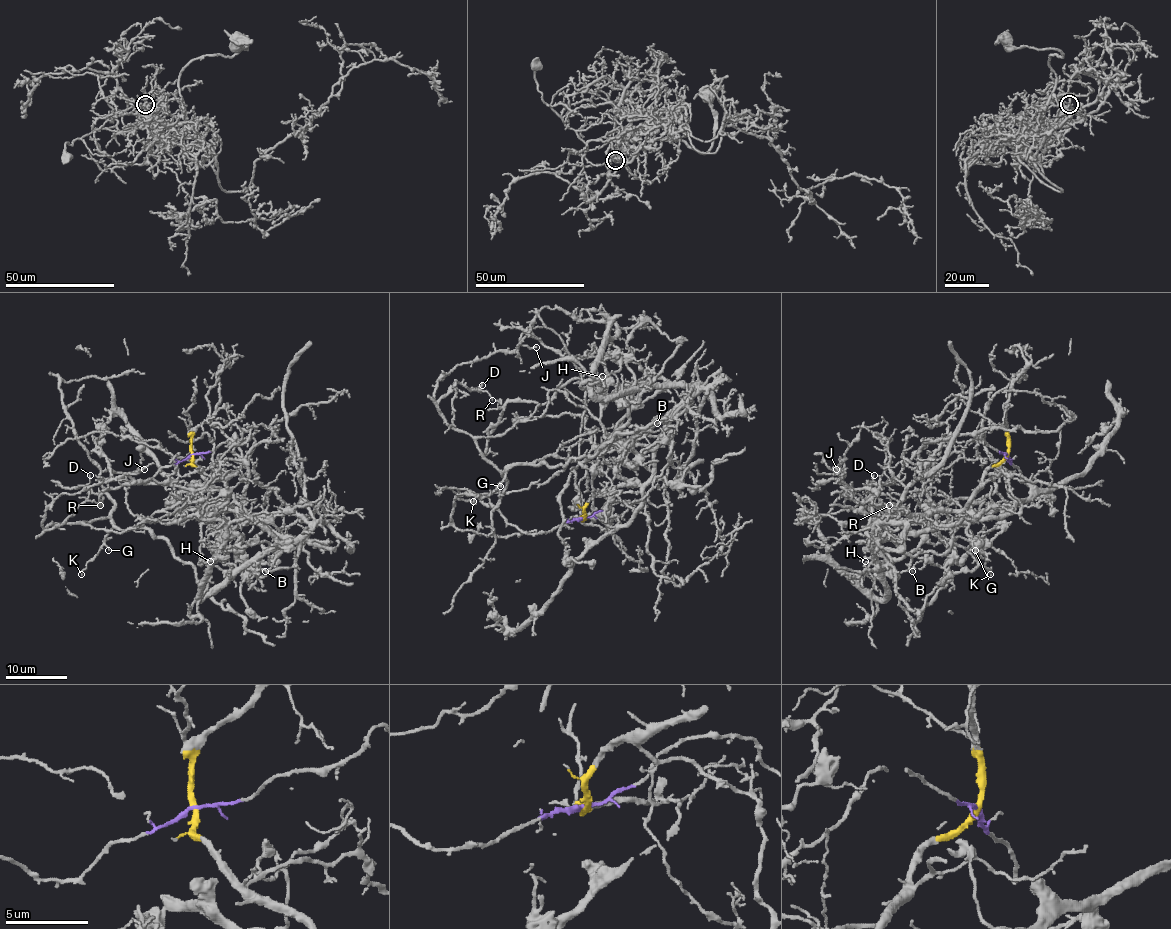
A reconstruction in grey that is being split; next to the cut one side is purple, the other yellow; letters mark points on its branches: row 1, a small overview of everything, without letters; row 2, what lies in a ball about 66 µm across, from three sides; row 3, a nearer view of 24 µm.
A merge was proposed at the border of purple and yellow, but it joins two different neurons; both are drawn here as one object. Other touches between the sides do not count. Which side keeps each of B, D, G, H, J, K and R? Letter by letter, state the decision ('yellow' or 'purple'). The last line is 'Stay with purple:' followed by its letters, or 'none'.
B: yellow
D: purple
G: purple
H: yellow
J: purple
K: purple
R: purple
Stay with purple: D, G, J, K, R

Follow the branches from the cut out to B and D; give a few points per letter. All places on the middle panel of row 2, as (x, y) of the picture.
B: (583, 518), (594, 495), (626, 482), (616, 462), (645, 437), (652, 446), (678, 407), (657, 423)
D: (583, 518), (525, 534), (492, 506), (505, 477), (438, 405), (455, 382), (482, 385)

